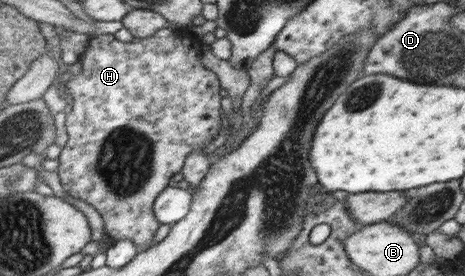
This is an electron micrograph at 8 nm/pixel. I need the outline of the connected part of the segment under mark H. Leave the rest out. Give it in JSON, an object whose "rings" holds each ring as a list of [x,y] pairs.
{"rings":[[[162,28],[161,31],[154,32],[154,36],[138,39],[134,38],[130,42],[121,42],[116,40],[112,34],[98,35],[89,39],[89,44],[79,58],[81,71],[78,75],[72,76],[65,84],[65,89],[71,95],[68,108],[66,110],[66,130],[68,141],[62,148],[58,157],[59,166],[57,174],[64,190],[72,197],[76,197],[96,208],[104,221],[105,233],[115,241],[132,239],[136,246],[143,244],[147,248],[154,245],[154,234],[160,226],[157,218],[154,216],[154,200],[168,186],[168,180],[172,174],[176,174],[182,168],[182,162],[185,162],[186,156],[190,152],[202,148],[210,140],[214,140],[220,132],[222,118],[220,118],[220,84],[214,78],[212,72],[204,70],[198,62],[198,52],[202,42],[199,38],[193,36],[188,29],[179,31]]]}

